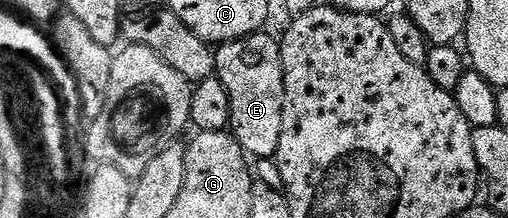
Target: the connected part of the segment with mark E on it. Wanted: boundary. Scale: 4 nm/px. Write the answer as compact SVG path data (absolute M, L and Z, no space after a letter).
M266 33L251 34L239 41L223 43L217 47L214 58L215 75L227 89L232 102L230 132L249 157L271 158L279 148L280 127L283 123L284 80L281 43Z

